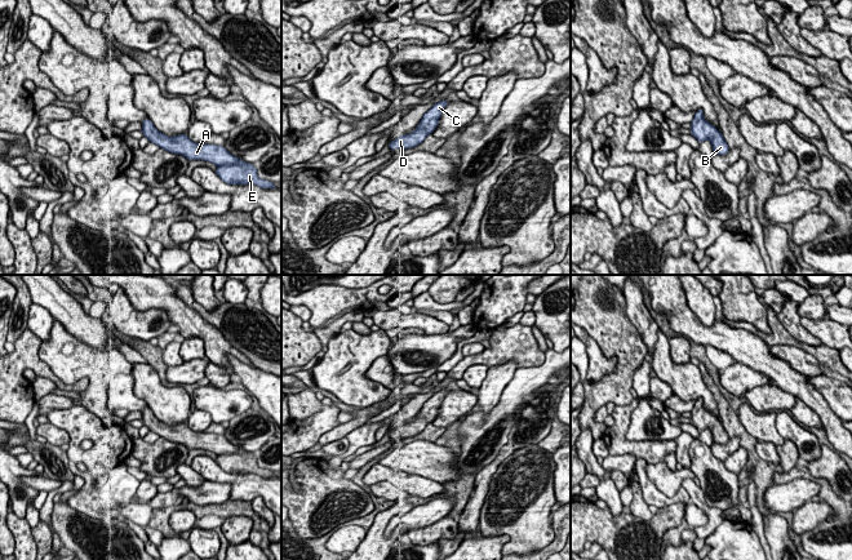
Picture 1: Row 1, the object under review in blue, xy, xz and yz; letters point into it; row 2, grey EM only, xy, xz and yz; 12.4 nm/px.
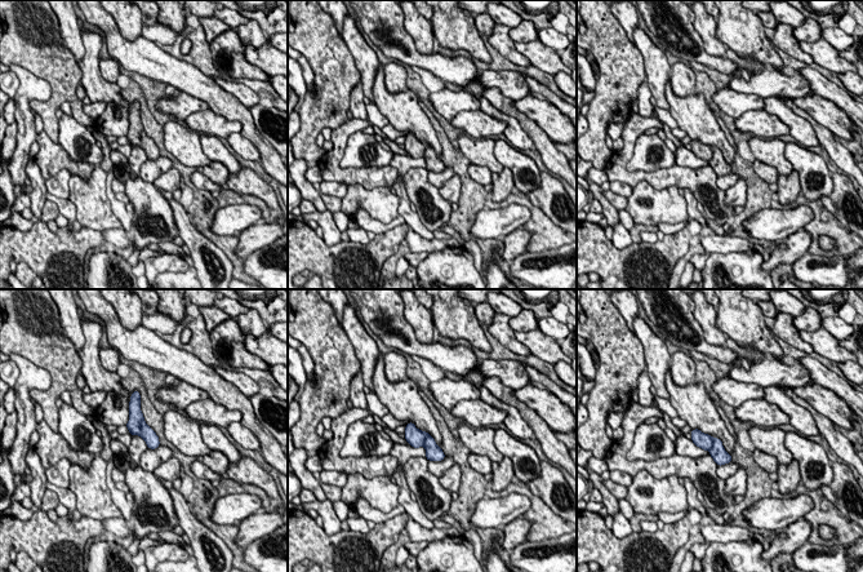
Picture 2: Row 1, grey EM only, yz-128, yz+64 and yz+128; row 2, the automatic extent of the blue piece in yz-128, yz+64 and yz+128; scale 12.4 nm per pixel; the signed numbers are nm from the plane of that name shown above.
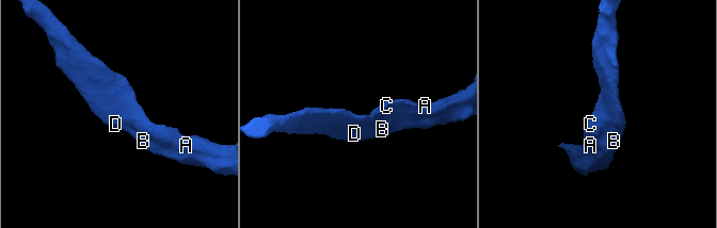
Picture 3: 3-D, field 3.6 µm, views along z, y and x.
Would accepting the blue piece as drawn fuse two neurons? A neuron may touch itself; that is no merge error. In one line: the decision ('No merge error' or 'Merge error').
No merge error

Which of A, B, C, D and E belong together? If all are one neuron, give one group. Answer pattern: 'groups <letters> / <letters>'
groups A B C D E

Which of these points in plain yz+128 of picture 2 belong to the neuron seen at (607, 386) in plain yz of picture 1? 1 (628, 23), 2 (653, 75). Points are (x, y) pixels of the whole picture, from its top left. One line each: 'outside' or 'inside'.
1: outside
2: outside

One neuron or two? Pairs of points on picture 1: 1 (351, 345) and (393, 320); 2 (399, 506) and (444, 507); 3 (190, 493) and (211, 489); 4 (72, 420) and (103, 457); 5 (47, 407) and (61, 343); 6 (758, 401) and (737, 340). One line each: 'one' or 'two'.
1: two
2: two
3: one
4: one
5: two
6: two

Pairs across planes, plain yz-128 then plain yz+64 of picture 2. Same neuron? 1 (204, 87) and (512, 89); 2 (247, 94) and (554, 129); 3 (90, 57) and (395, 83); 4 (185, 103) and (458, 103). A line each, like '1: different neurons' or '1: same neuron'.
1: different neurons
2: different neurons
3: different neurons
4: same neuron

